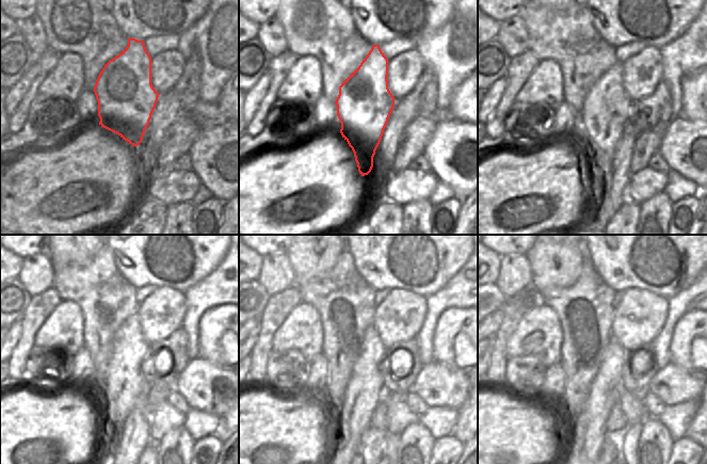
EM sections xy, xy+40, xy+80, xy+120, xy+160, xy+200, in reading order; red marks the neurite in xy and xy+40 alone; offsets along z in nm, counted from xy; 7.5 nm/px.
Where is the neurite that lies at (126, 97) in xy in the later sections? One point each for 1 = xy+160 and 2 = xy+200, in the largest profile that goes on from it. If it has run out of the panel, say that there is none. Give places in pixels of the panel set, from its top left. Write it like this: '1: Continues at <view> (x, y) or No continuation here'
1: Continues at xy+160 (364, 390)
2: Continues at xy+200 (599, 402)

